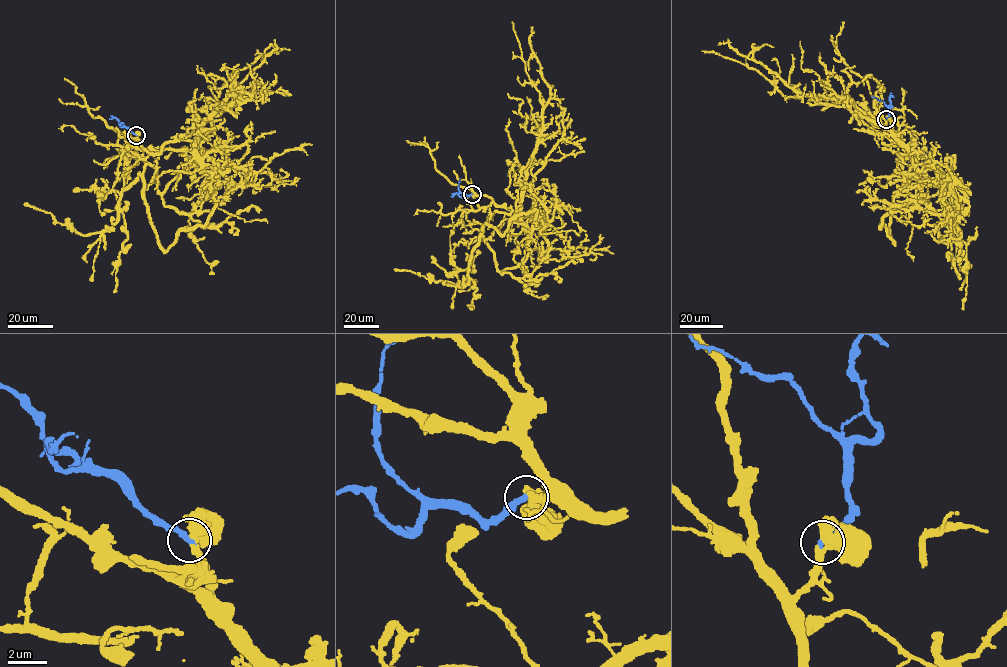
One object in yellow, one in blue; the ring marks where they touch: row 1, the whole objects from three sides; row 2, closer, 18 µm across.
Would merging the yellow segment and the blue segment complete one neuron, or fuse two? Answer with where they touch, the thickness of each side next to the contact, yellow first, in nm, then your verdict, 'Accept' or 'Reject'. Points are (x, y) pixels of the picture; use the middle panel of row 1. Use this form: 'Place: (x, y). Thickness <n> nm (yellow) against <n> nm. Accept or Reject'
Place: (472, 194). Thickness 550 nm (yellow) against 320 nm. Accept

